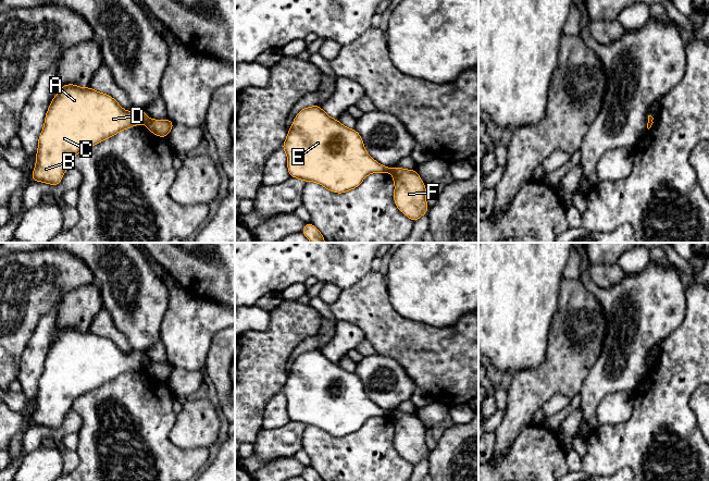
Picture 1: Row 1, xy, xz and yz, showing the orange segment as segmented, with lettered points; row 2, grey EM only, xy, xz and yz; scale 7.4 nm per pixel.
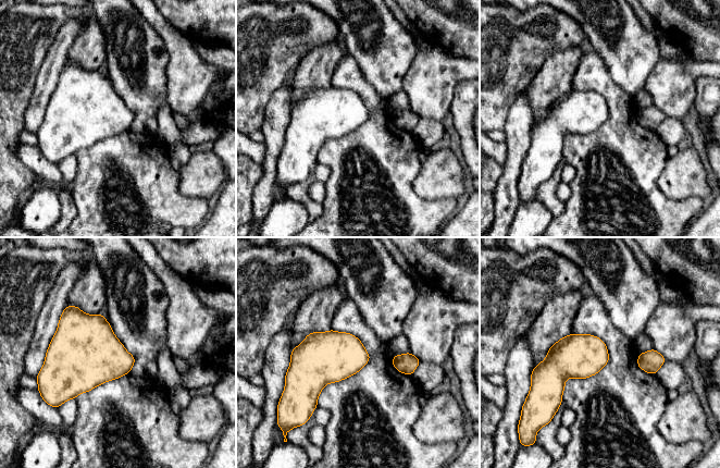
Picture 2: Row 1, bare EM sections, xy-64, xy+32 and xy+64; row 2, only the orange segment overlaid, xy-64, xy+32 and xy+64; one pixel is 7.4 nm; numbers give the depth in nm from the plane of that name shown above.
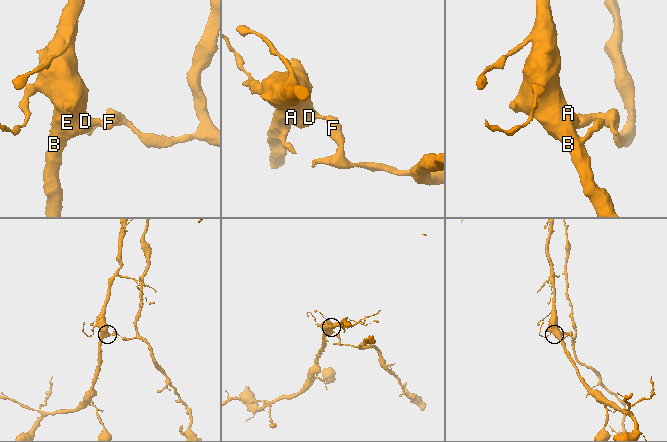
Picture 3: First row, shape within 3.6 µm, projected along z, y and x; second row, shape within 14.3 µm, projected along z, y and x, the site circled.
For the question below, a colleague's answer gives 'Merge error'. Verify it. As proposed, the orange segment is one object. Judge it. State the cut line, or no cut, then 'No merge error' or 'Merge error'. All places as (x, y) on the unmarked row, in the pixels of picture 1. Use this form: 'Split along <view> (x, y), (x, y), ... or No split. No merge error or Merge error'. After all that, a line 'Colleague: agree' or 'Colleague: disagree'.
Split along xy (148, 361), (145, 367). Merge error
Colleague: agree

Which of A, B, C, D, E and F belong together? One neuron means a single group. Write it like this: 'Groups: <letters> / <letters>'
Groups: A B C D E / F

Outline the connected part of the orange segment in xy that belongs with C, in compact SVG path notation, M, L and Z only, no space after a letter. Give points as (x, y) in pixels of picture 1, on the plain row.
M74 328L63 329L46 357L32 423L59 429L78 396L113 381L123 373L146 368L148 362L145 355L126 355L114 342L89 330L82 332Z

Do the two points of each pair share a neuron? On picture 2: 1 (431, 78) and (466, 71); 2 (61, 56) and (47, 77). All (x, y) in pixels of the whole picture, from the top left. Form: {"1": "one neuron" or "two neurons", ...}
{"1": "one neuron", "2": "one neuron"}

